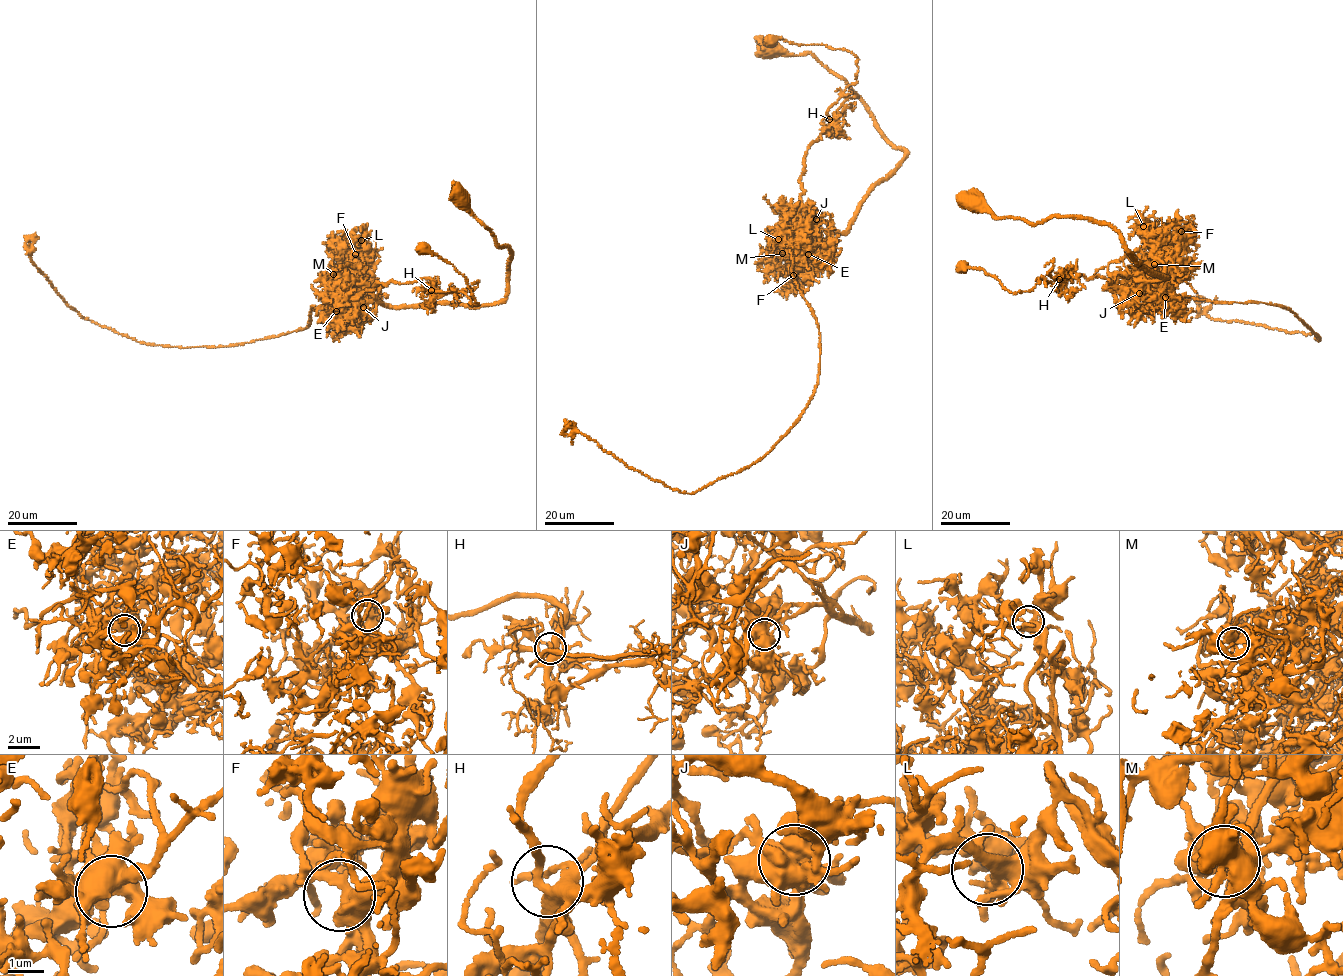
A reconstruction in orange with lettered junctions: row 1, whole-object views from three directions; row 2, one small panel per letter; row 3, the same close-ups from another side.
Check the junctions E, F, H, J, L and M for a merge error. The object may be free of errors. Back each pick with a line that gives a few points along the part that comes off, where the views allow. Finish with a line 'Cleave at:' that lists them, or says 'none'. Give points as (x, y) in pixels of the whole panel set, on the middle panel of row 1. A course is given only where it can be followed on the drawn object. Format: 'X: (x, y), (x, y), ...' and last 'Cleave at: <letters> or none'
J: (816, 219), (800, 208), (790, 253), (819, 328), (818, 381), (799, 419), (761, 458), (679, 491), (566, 430)
Cleave at: J

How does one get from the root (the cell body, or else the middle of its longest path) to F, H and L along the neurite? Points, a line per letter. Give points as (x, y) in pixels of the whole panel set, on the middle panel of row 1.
F: (775, 47), (813, 55), (846, 80), (878, 131), (906, 152), (850, 227), (793, 275)
H: (775, 47), (846, 80), (906, 152), (842, 233), (801, 203), (805, 153), (829, 119)
L: (775, 47), (813, 55), (846, 80), (878, 131), (906, 152), (845, 231), (825, 241), (810, 235), (778, 239)

